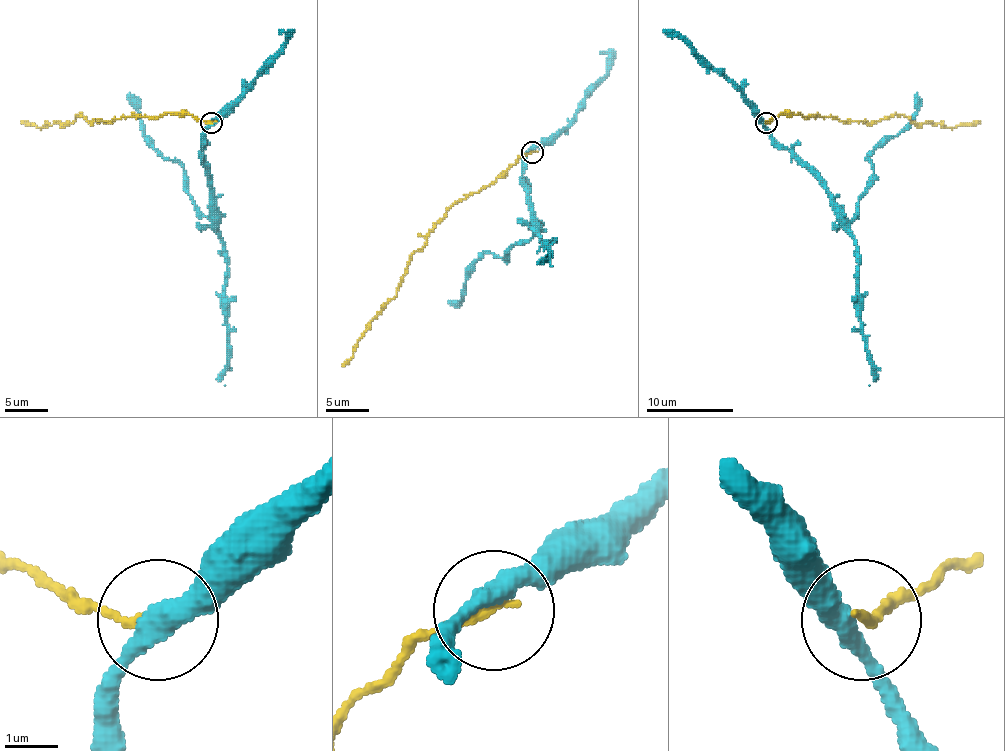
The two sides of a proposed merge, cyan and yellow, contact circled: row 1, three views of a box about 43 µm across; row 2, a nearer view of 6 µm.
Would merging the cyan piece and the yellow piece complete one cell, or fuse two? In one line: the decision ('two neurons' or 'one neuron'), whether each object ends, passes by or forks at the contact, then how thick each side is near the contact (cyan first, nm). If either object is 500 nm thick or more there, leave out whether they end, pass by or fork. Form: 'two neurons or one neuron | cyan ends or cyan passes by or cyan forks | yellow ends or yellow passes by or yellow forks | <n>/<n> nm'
two neurons | cyan passes by | yellow ends | 400/170 nm

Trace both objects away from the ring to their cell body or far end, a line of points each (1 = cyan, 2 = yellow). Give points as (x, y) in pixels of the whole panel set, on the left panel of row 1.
1: (212, 123), (201, 162), (207, 171), (212, 221), (188, 192), (184, 168), (145, 136), (129, 93)
2: (212, 123), (168, 112), (90, 123), (77, 114), (71, 123), (49, 123), (43, 127), (21, 121)

